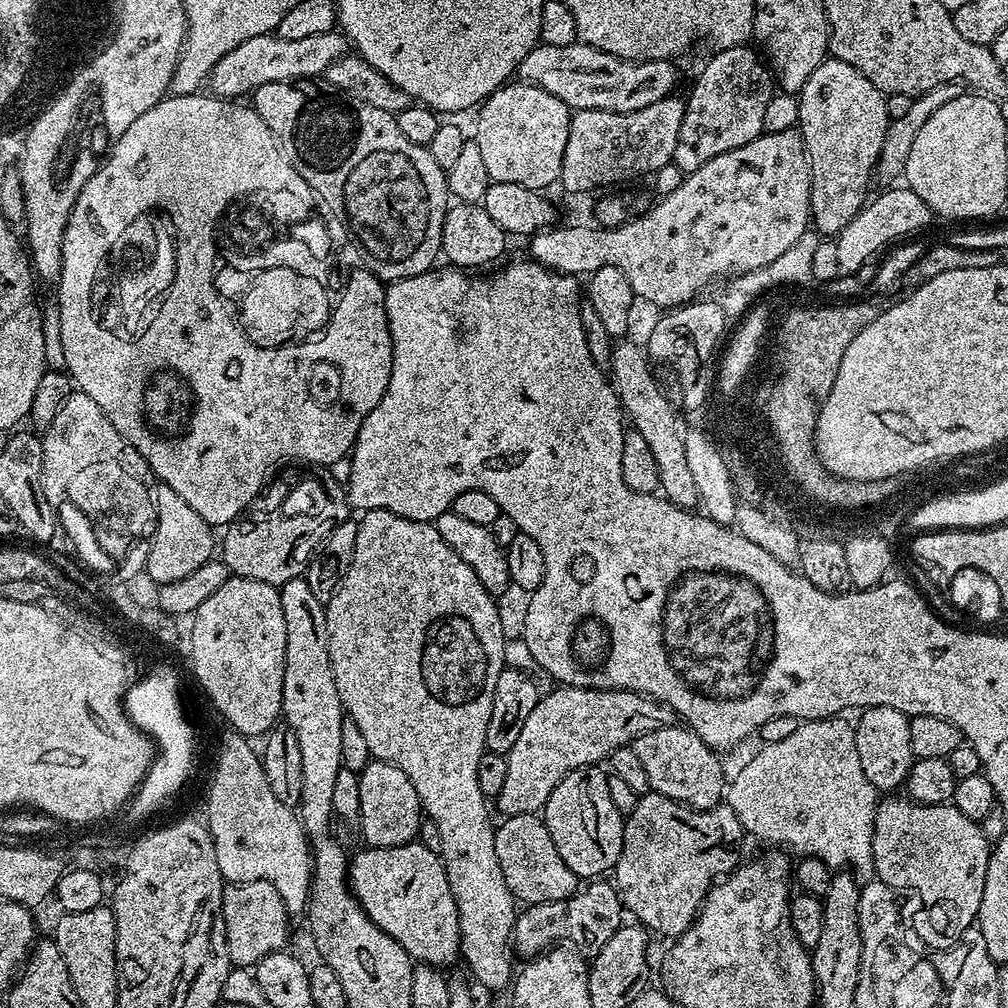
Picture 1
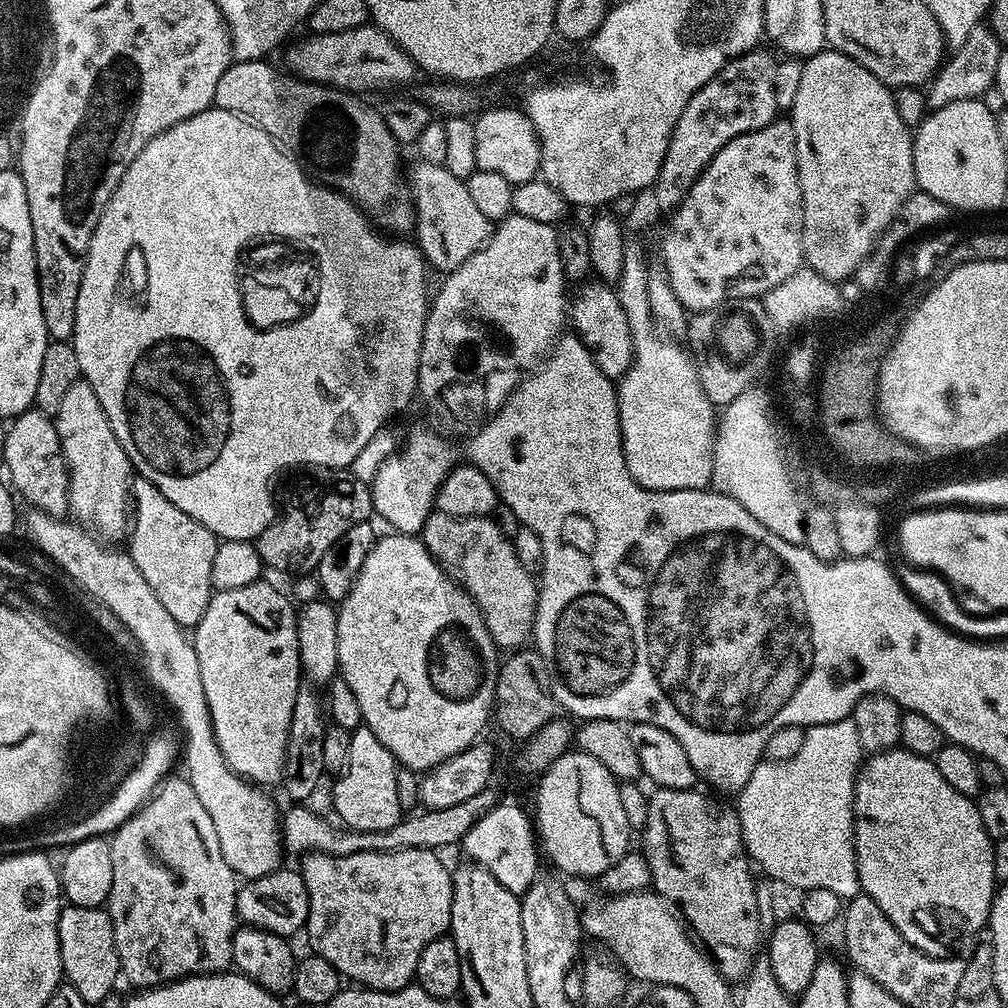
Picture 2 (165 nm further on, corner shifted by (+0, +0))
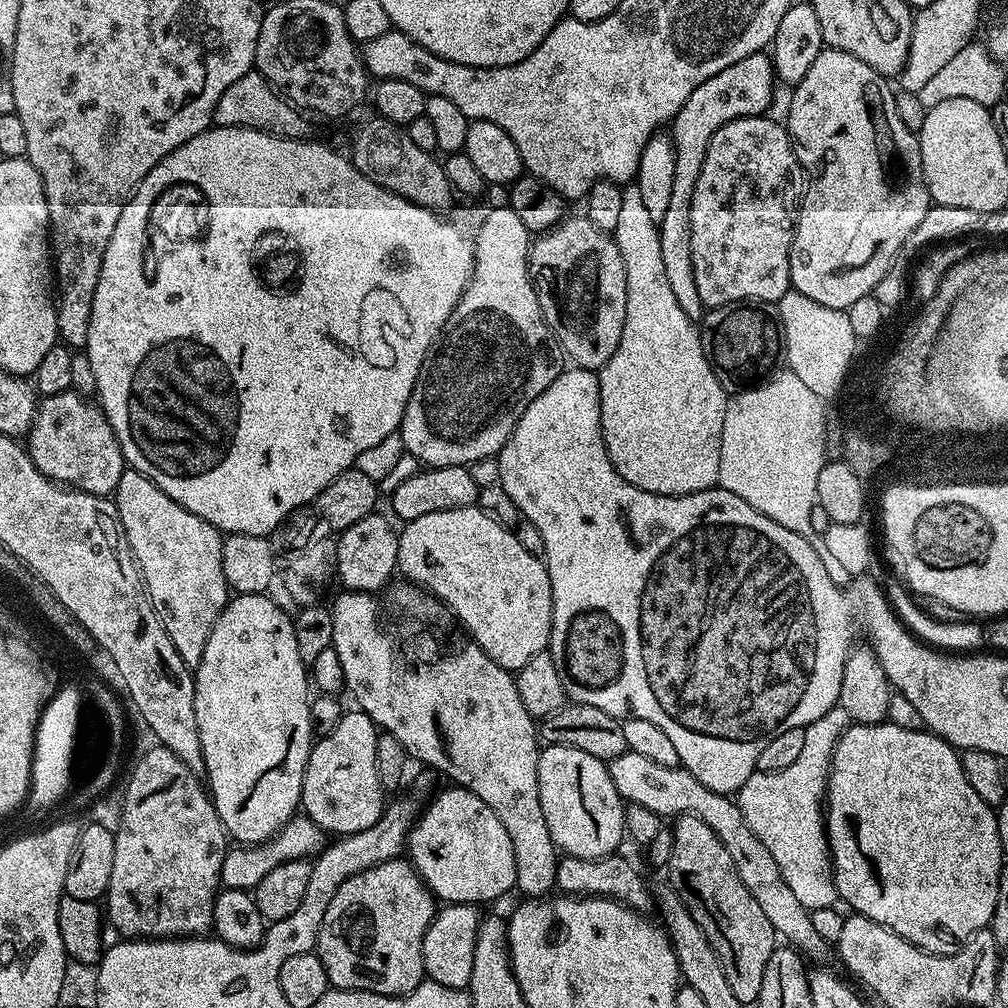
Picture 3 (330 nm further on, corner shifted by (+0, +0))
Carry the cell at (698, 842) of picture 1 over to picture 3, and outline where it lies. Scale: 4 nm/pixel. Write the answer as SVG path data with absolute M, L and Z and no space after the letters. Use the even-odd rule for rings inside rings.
M683 815L671 825L671 830L676 841L666 869L667 883L682 898L686 910L694 914L694 922L706 930L706 938L710 938L710 946L714 946L738 1002L755 1005L758 990L762 990L766 962L770 962L770 954L778 946L774 926L770 926L766 914L754 902L754 894L738 878L734 858L730 858L726 846L722 846L718 834L702 818Z

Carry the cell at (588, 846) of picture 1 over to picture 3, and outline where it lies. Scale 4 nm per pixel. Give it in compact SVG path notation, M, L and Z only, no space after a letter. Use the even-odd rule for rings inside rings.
M549 744L541 747L538 758L538 794L542 798L542 815L546 817L546 830L561 853L577 856L583 860L597 860L611 856L617 851L620 839L625 839L625 801L620 799L618 790L608 773L608 764L586 754L586 750L574 750L570 746Z

